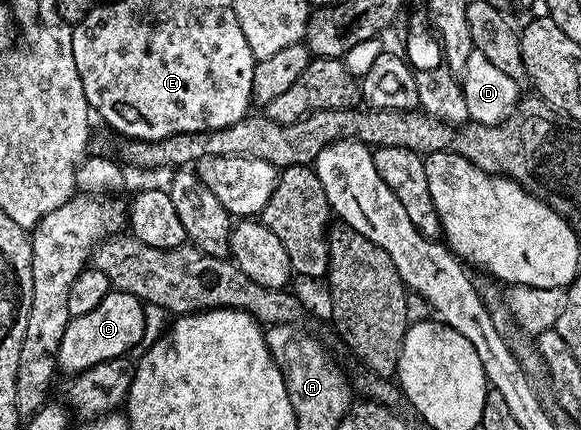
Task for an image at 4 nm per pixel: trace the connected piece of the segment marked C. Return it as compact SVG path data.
M110 290L100 304L90 313L73 315L62 333L62 345L58 345L56 366L65 376L79 375L99 363L108 363L129 354L132 346L138 345L143 335L144 306L138 297L125 291Z

